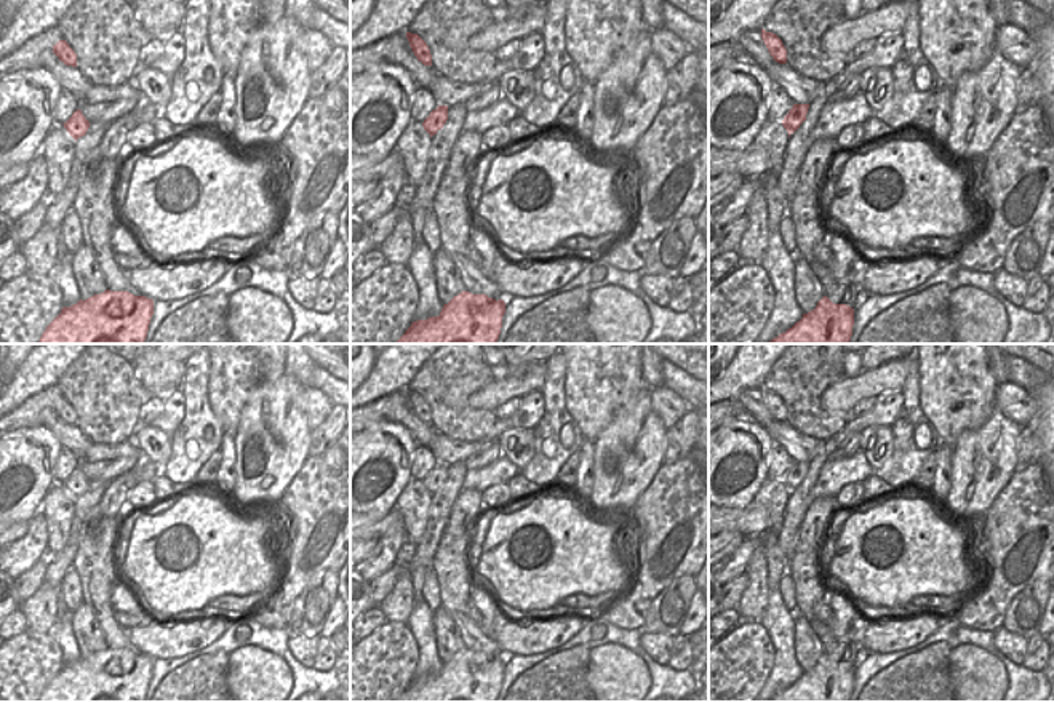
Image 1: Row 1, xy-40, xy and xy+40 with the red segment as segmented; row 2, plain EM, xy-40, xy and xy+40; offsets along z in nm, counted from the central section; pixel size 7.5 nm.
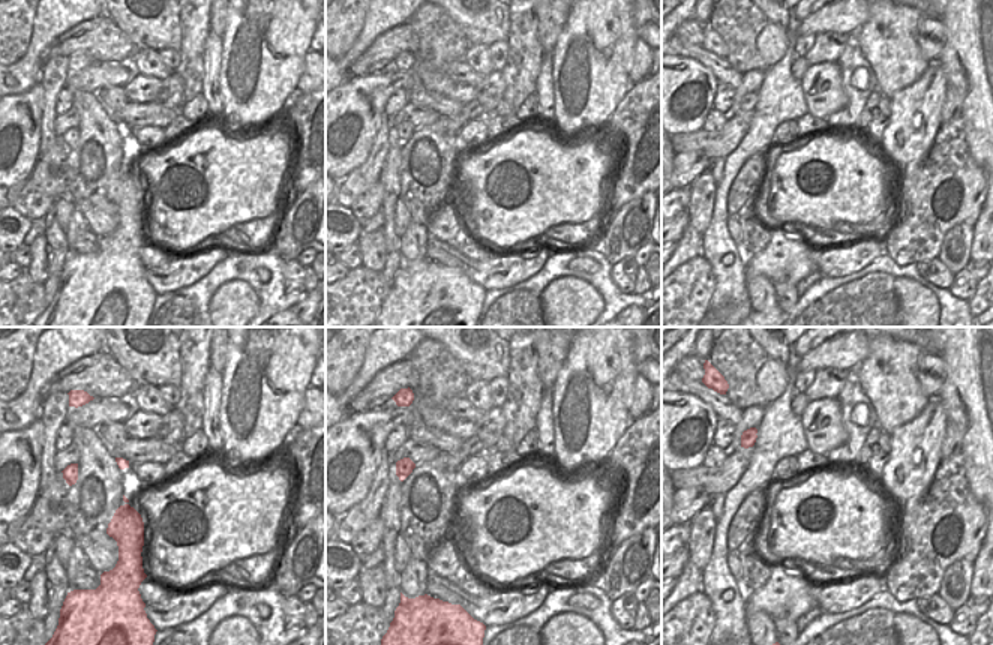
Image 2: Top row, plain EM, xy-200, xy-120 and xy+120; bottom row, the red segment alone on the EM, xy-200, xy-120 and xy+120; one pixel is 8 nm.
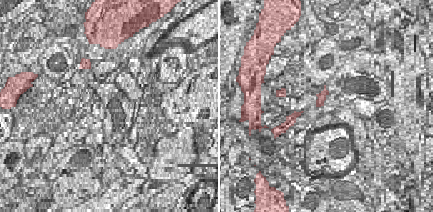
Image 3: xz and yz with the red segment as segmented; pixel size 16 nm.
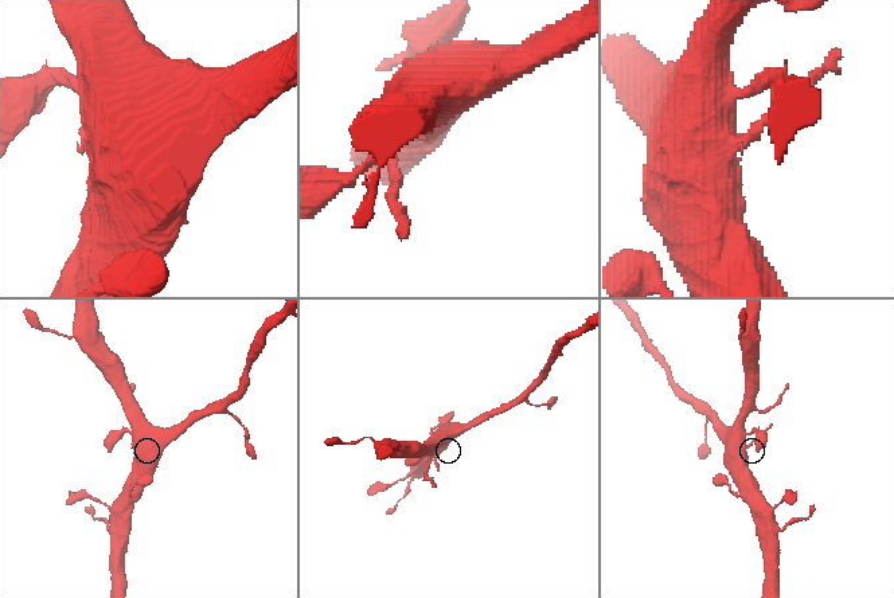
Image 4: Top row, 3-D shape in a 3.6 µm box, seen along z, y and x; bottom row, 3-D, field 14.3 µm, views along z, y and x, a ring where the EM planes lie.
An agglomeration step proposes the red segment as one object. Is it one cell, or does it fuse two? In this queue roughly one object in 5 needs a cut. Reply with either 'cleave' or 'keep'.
keep

